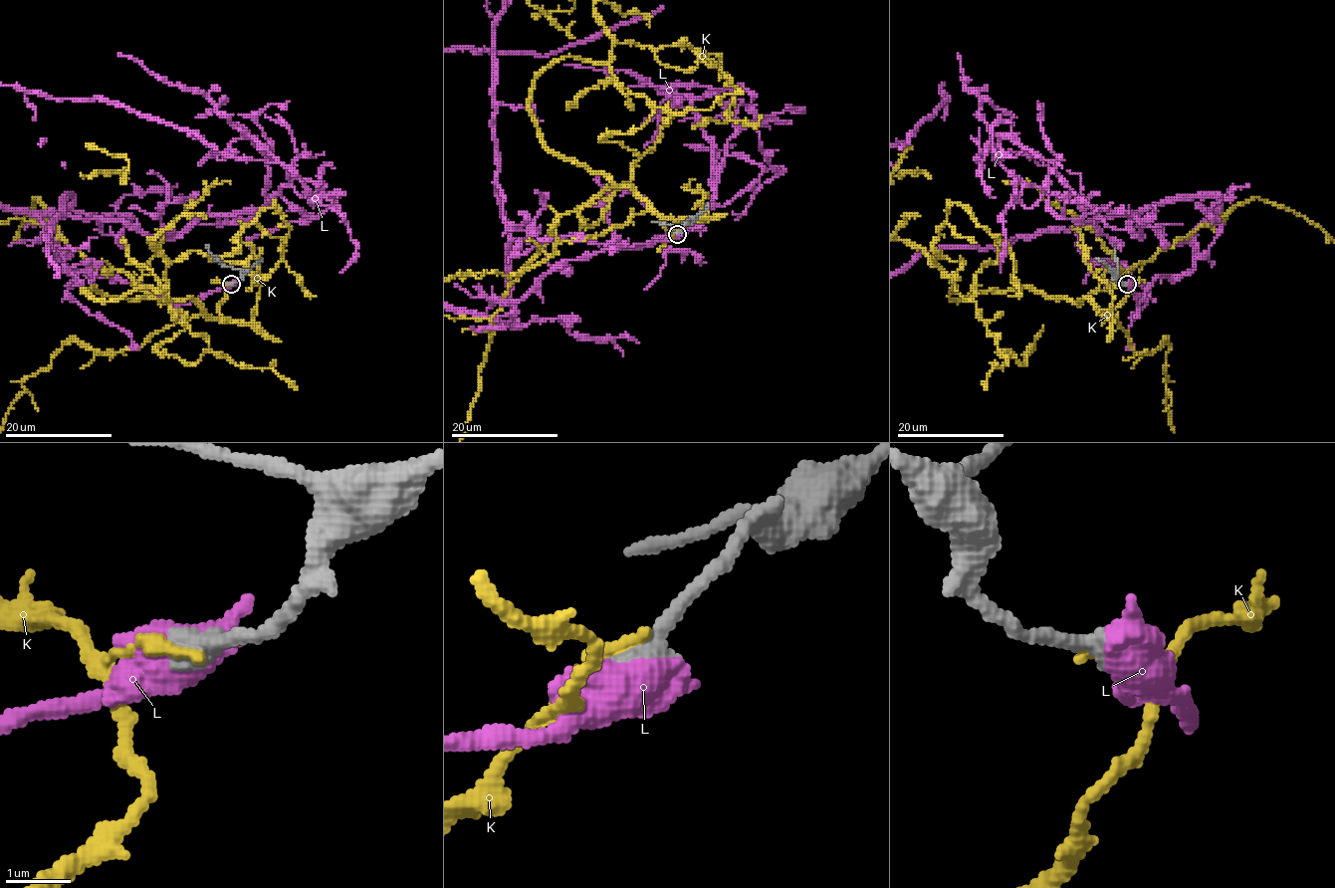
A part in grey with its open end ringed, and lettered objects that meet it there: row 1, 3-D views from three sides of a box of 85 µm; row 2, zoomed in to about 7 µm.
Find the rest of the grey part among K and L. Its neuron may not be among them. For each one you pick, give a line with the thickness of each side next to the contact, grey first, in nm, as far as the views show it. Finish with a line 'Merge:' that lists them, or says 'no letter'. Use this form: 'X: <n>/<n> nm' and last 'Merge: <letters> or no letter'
L: 360/800 nm
Merge: L

